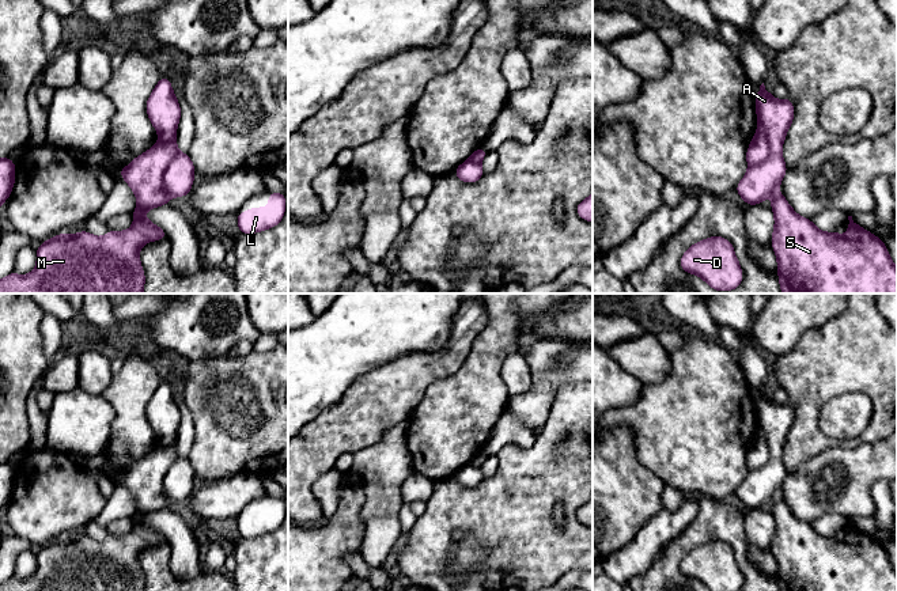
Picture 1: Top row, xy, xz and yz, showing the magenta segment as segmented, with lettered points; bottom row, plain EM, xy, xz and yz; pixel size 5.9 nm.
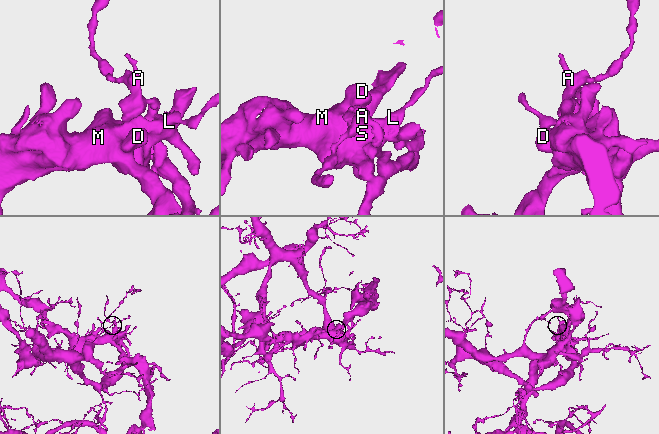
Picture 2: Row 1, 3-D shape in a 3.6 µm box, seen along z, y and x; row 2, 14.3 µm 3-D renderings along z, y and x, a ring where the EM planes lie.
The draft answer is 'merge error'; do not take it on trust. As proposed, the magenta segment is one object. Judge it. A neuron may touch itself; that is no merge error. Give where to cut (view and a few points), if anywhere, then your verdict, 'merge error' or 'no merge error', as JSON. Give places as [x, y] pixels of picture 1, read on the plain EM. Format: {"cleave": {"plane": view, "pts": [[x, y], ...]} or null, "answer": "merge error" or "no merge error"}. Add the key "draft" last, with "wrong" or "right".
{"cleave": {"plane": "yz", "pts": [[759, 430], [772, 453], [764, 465], [749, 470]]}, "answer": "merge error", "draft": "right"}

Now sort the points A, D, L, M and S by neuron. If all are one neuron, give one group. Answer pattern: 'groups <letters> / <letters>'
groups A L / D M S

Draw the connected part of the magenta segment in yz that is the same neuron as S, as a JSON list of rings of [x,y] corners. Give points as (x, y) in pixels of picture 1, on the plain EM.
[[[780,496],[773,499],[771,514],[775,518],[772,552],[777,561],[780,591],[897,591],[897,572],[885,548],[854,524],[848,527],[847,539],[821,537],[810,523],[796,519]]]

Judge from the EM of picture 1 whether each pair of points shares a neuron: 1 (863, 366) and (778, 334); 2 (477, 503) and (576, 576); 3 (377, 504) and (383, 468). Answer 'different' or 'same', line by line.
1: different
2: different
3: same

